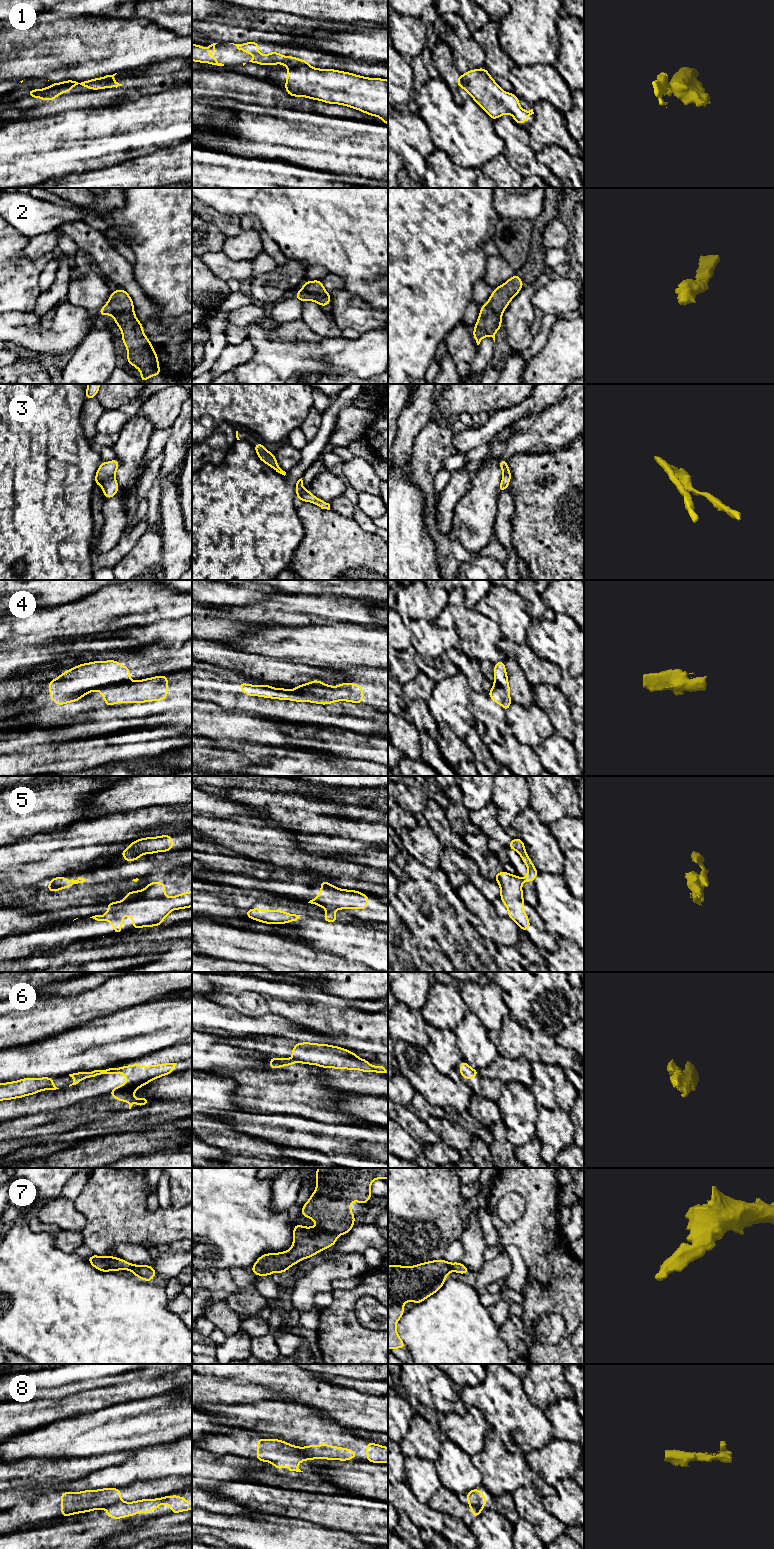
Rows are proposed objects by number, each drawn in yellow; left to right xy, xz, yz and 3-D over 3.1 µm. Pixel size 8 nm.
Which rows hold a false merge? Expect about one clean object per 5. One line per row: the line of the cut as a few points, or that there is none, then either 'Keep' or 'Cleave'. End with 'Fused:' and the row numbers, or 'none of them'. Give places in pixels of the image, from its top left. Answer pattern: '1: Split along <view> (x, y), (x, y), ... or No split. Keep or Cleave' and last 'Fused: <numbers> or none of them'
1: Split along xz (310, 66), (294, 66), (289, 68). Cleave
2: No split. Keep
3: No split. Keep
4: Split along xz (294, 689), (302, 693), (326, 697), (333, 701). Cleave
5: Split along xz (328, 910), (331, 911). Cleave
6: Split along xz (297, 1059), (302, 1063). Cleave
7: No split. Keep
8: Split along xy (120, 1500), (105, 1507). Cleave
Fused: 1, 4, 5, 6, 8

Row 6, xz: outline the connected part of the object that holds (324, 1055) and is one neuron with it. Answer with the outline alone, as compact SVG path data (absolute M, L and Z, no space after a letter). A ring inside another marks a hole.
M296 1043L290 1055L301 1063L318 1065L321 1068L361 1070L366 1073L388 1073L383 1066L372 1066L368 1060L361 1059L353 1051L330 1044Z

